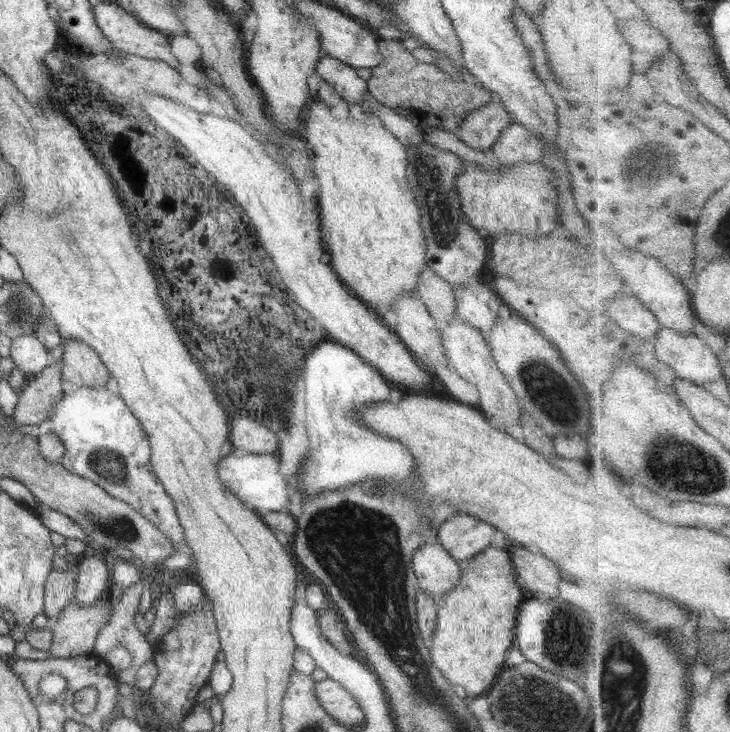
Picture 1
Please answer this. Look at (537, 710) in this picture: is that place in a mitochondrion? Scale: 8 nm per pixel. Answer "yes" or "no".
yes

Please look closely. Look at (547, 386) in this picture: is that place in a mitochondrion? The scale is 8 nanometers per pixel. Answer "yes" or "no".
yes

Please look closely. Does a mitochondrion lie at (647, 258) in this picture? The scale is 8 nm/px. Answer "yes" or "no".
no

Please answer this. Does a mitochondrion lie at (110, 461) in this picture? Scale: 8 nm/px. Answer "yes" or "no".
yes

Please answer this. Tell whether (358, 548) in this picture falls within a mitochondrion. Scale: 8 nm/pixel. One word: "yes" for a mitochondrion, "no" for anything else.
yes

